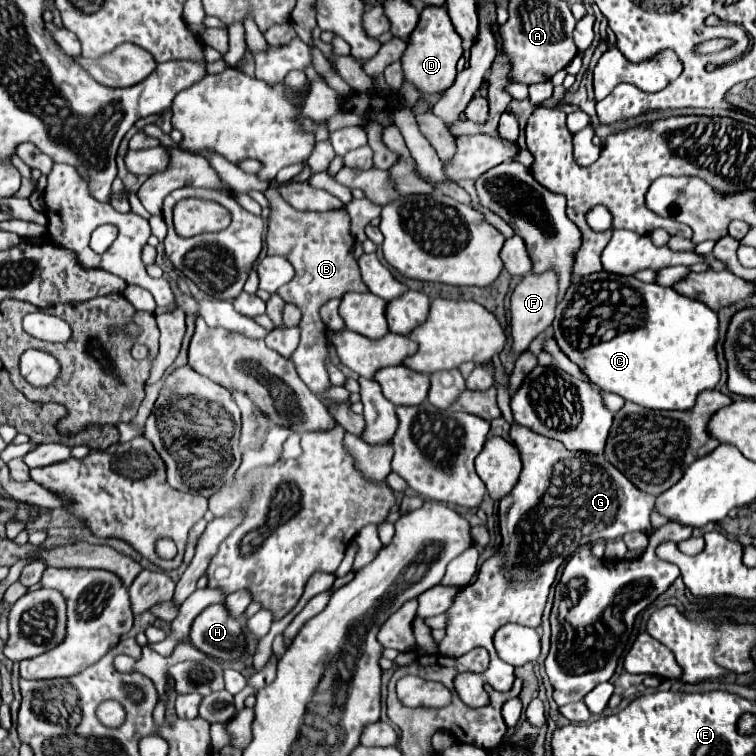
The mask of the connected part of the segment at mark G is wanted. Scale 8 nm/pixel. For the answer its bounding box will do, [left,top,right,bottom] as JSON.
[439,424,655,708]

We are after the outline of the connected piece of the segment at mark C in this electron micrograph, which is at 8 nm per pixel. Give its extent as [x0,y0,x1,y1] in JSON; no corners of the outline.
[553,270,721,410]

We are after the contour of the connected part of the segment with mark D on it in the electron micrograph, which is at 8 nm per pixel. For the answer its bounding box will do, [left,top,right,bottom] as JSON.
[401,6,463,94]

